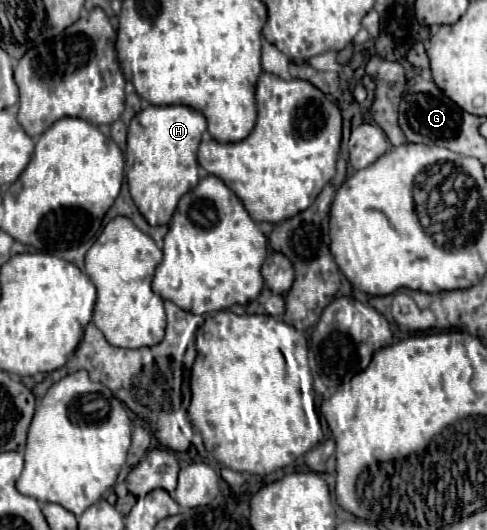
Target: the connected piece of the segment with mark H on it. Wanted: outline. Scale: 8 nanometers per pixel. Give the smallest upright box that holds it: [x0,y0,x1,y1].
[126,106,206,226]

